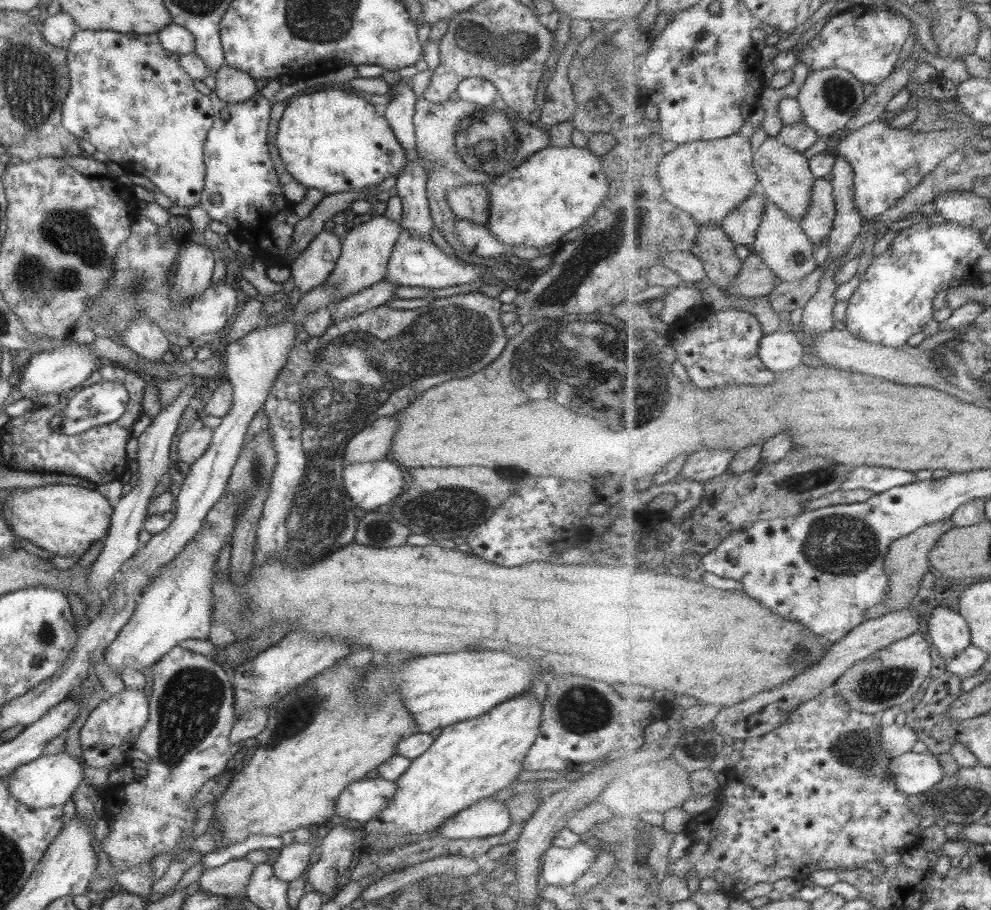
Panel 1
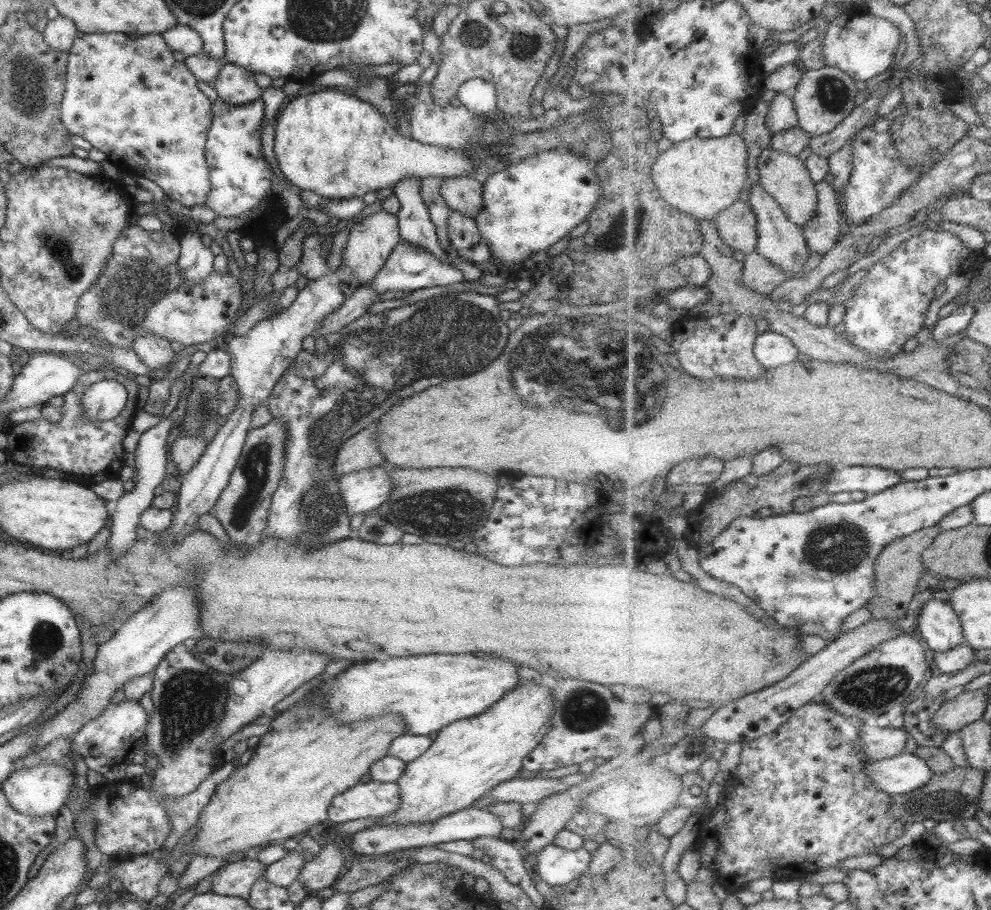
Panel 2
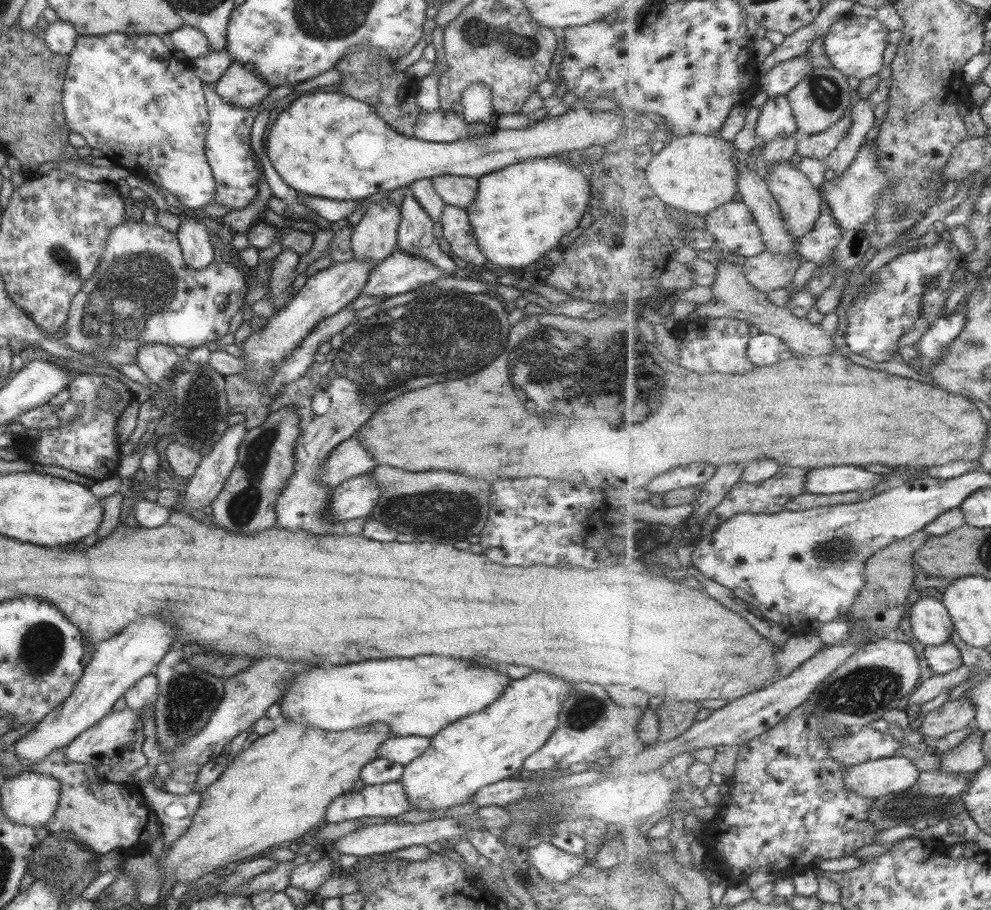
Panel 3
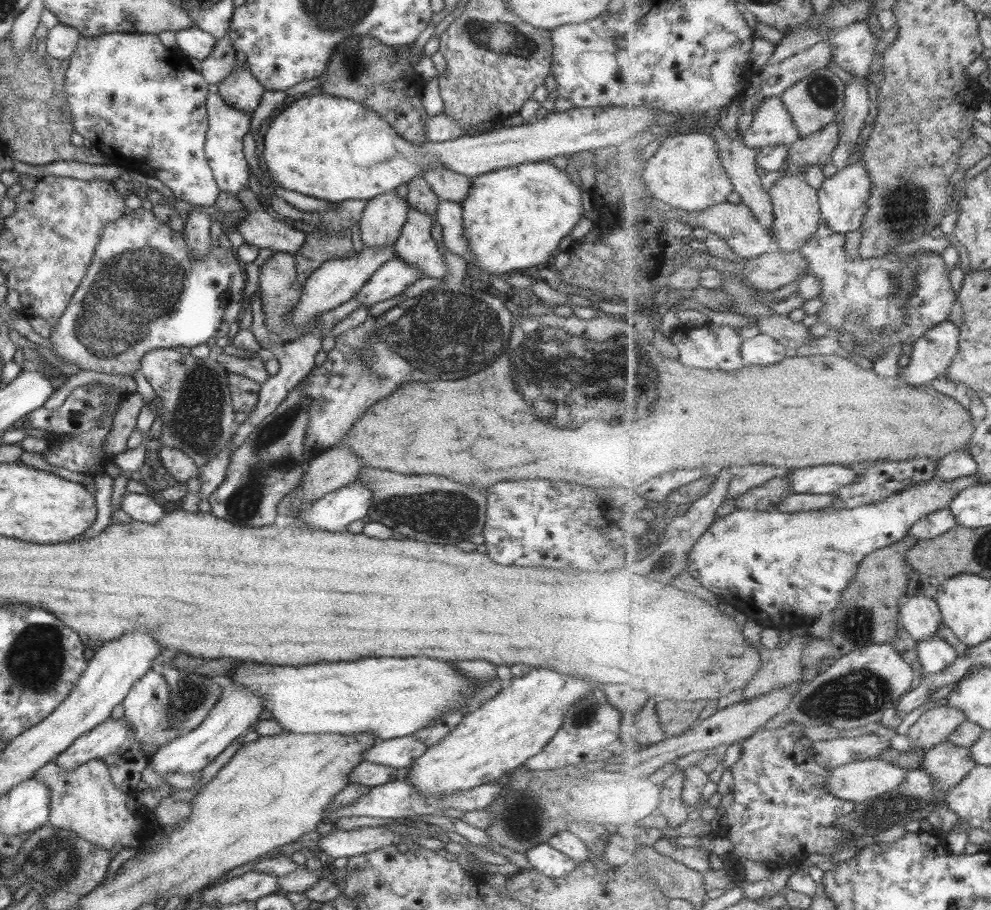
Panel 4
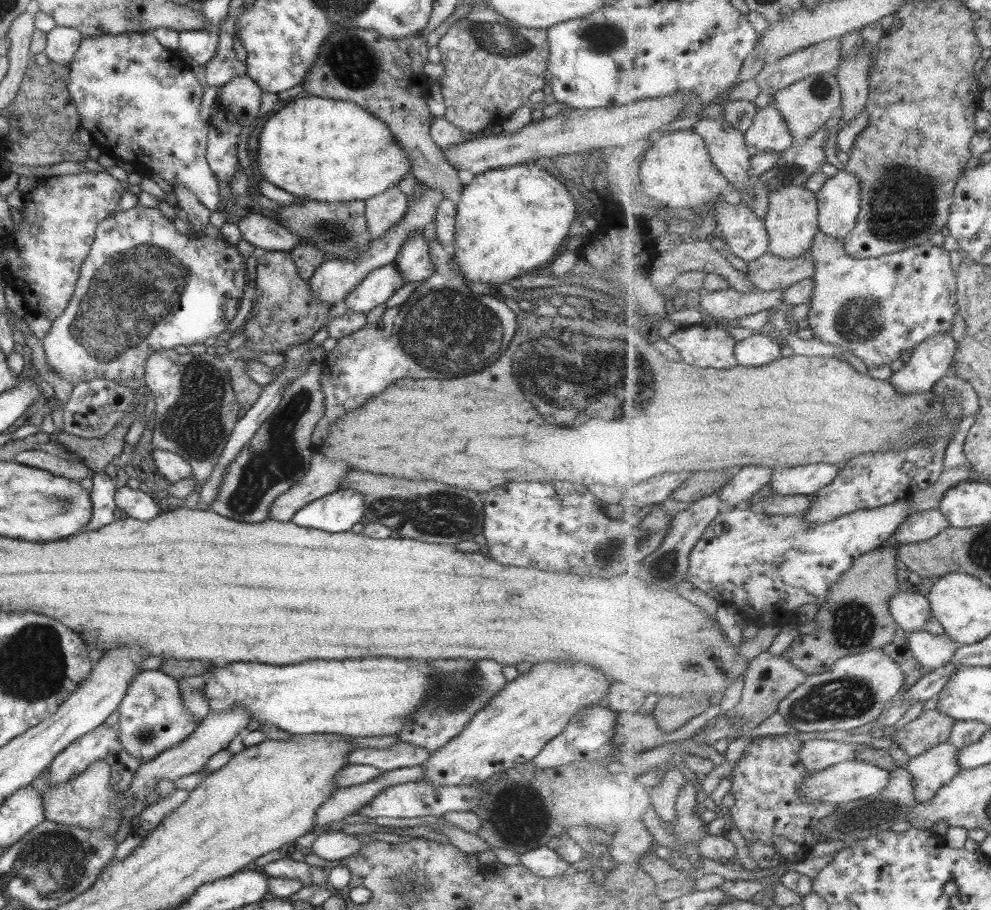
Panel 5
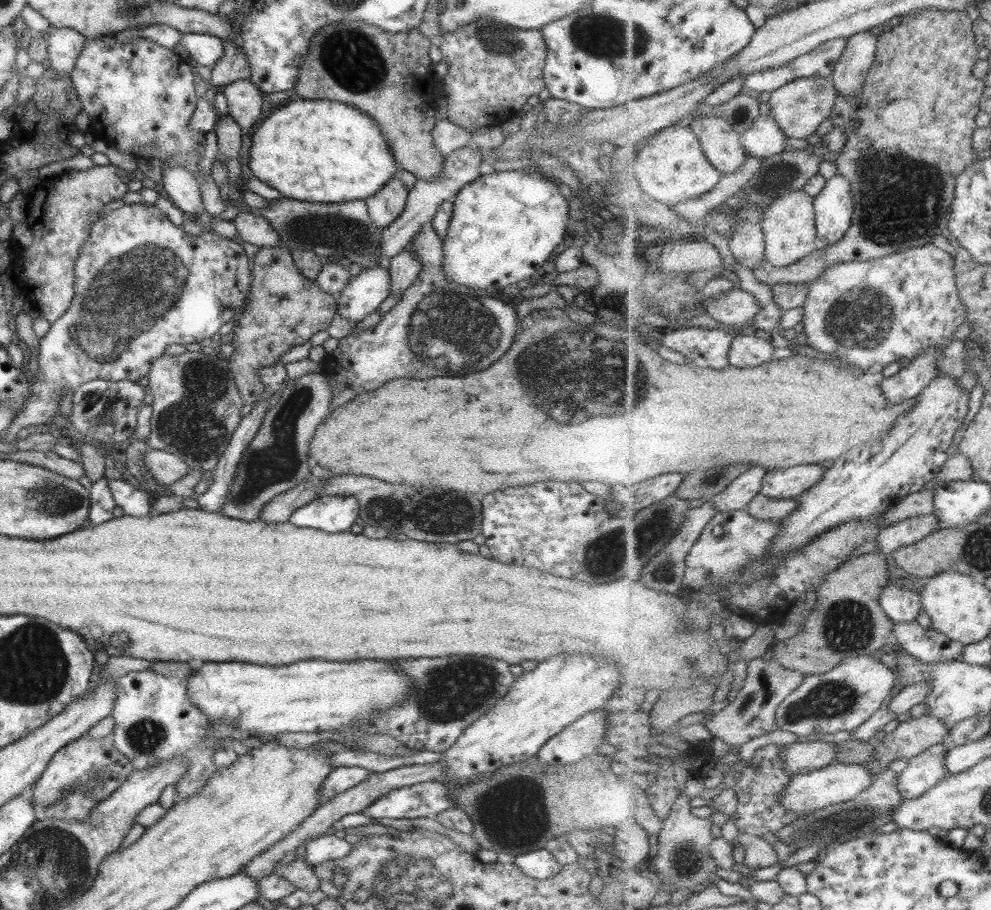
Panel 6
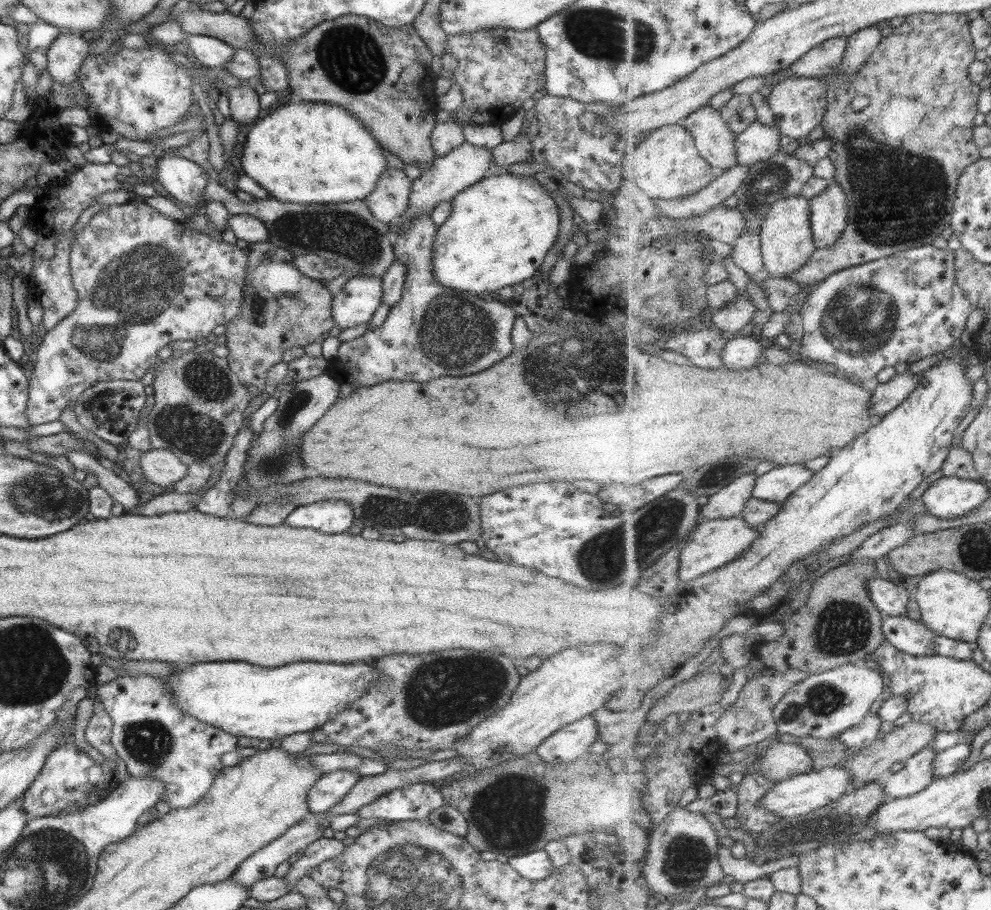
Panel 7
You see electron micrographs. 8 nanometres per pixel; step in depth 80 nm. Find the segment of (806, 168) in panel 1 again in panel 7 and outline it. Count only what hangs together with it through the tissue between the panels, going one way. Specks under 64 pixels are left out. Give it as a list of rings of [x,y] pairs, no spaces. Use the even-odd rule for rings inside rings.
[[[803,195],[777,200],[760,226],[764,268],[771,277],[789,279],[817,250],[811,225],[811,200]]]

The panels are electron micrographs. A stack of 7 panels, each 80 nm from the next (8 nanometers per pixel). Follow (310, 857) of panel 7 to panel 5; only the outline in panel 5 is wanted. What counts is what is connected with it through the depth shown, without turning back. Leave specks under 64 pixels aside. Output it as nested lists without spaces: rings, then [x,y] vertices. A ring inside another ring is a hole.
[[[340,830],[335,832],[322,832],[314,839],[306,852],[315,854],[321,860],[341,860],[355,852],[365,841],[375,842],[367,837],[367,833],[360,834],[361,839],[350,837]]]

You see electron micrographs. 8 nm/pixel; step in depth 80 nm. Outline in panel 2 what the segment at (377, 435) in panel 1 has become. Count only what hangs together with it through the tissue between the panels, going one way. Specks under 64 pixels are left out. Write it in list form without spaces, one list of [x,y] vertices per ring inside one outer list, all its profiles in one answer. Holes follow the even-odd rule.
[[[369,424],[367,428],[359,430],[345,443],[339,445],[332,464],[334,476],[339,478],[348,472],[357,472],[361,468],[381,465],[383,458],[379,456],[375,443],[371,442],[373,430],[375,430],[373,424]]]

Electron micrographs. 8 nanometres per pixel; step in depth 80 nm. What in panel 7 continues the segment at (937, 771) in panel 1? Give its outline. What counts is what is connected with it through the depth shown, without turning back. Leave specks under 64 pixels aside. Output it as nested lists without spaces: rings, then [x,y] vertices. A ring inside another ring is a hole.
[[[839,766],[826,767],[818,772],[795,775],[793,778],[782,780],[764,794],[760,806],[781,817],[805,816],[811,811],[827,806],[830,802],[838,801],[853,790],[855,788],[852,786],[852,772]]]

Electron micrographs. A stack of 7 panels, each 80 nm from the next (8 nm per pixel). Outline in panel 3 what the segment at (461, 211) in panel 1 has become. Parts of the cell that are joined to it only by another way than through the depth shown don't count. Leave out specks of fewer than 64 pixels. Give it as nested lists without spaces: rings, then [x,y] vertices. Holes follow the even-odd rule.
[[[442,174],[430,176],[428,181],[445,205],[455,206],[466,211],[467,206],[475,200],[477,179],[466,176]]]

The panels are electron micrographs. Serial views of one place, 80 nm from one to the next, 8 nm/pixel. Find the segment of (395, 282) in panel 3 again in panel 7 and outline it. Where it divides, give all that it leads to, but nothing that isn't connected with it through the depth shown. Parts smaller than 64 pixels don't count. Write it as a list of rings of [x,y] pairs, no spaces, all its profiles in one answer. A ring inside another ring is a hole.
[[[352,277],[332,295],[331,316],[334,325],[345,328],[366,324],[381,300],[381,277]]]

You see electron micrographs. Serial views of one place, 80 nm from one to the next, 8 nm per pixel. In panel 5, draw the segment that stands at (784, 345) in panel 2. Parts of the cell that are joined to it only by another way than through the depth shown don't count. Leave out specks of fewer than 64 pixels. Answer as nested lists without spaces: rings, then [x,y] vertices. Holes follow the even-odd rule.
[[[762,330],[738,342],[735,357],[739,365],[763,366],[781,359],[783,347],[779,341],[767,336]]]

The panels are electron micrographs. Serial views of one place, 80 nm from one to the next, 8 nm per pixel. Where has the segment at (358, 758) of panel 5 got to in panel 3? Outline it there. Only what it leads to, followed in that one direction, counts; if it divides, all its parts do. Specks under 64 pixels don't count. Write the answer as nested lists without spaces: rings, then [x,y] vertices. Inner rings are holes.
[[[393,736],[382,740],[377,748],[376,758],[405,767],[429,747],[430,737]]]

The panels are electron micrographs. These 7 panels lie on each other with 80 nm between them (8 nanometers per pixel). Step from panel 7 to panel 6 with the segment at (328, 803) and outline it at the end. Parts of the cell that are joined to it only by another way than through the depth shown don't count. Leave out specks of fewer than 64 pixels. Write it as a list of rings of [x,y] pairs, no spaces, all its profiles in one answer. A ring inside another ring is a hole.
[[[339,766],[331,769],[331,772],[325,775],[323,782],[320,784],[317,805],[323,804],[327,800],[331,800],[333,796],[337,796],[349,790],[352,786],[359,784],[359,782],[367,776],[367,773],[369,772],[364,768],[359,768],[357,766]]]

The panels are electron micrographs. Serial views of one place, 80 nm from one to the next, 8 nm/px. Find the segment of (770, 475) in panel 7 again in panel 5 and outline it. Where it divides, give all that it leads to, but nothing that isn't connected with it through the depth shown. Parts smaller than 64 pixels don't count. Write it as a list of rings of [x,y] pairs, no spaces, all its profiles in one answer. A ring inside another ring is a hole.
[[[808,464],[776,469],[770,480],[775,495],[813,495],[830,485],[841,464]]]

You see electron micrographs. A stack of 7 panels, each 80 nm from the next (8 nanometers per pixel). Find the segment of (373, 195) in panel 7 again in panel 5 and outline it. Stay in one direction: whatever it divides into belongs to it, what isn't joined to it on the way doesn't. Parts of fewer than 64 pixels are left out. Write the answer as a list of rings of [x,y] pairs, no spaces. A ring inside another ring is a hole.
[[[395,184],[378,195],[364,201],[365,226],[371,240],[383,236],[389,228],[404,218],[407,212],[408,200]]]

